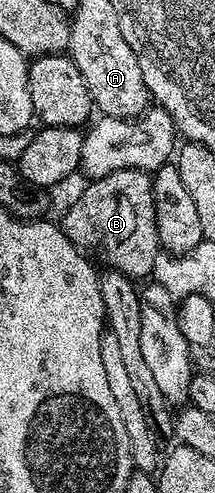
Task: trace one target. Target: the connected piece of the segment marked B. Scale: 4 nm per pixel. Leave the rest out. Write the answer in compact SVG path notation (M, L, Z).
M136 168L117 170L99 180L91 180L88 188L68 206L61 219L64 234L80 250L100 248L107 256L115 252L113 268L121 274L132 278L150 277L161 255L151 182L152 177L148 173Z

